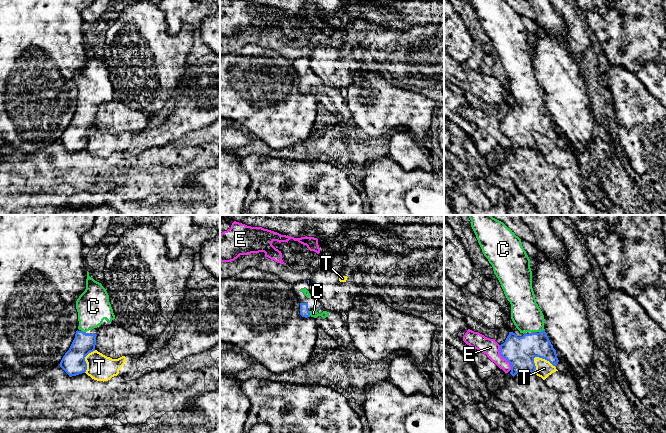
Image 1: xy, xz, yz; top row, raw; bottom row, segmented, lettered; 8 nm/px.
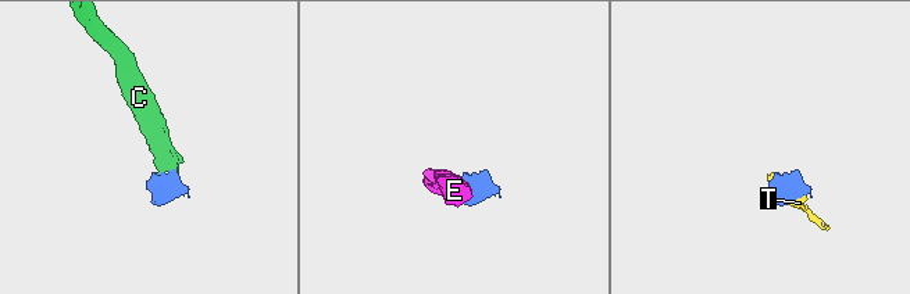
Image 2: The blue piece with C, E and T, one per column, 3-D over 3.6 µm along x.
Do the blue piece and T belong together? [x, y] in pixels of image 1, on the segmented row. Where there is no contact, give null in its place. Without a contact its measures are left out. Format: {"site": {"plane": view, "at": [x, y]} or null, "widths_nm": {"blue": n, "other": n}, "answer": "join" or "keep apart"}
{"site": {"plane": "yz", "at": [544, 358]}, "widths_nm": {"blue": 240, "other": 140}, "answer": "keep apart"}

